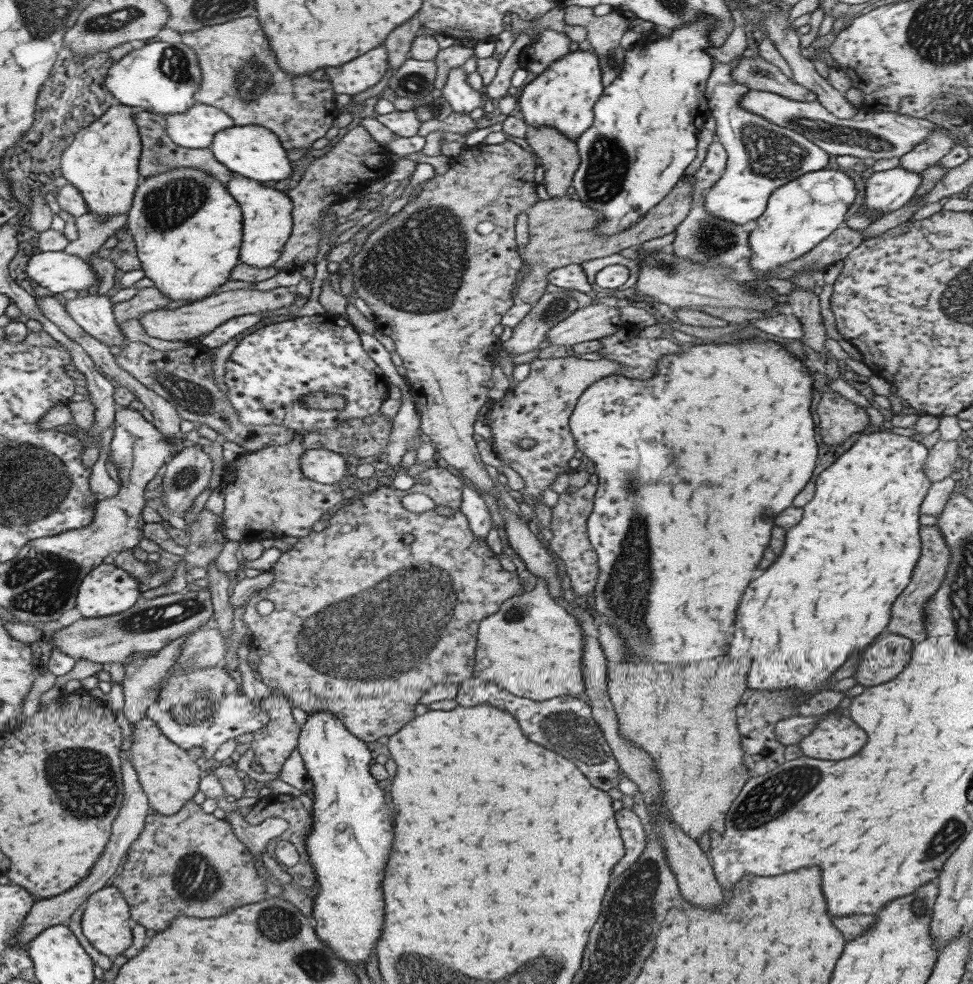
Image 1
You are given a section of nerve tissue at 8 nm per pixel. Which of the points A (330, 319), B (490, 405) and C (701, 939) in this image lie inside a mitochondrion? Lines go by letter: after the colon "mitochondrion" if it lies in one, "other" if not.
A: other
B: other
C: other

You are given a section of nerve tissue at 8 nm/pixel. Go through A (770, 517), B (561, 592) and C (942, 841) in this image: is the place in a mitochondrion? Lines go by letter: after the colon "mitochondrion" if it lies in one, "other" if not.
A: other
B: other
C: mitochondrion

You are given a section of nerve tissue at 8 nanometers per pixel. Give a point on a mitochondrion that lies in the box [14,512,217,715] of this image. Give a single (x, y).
(157, 618)

